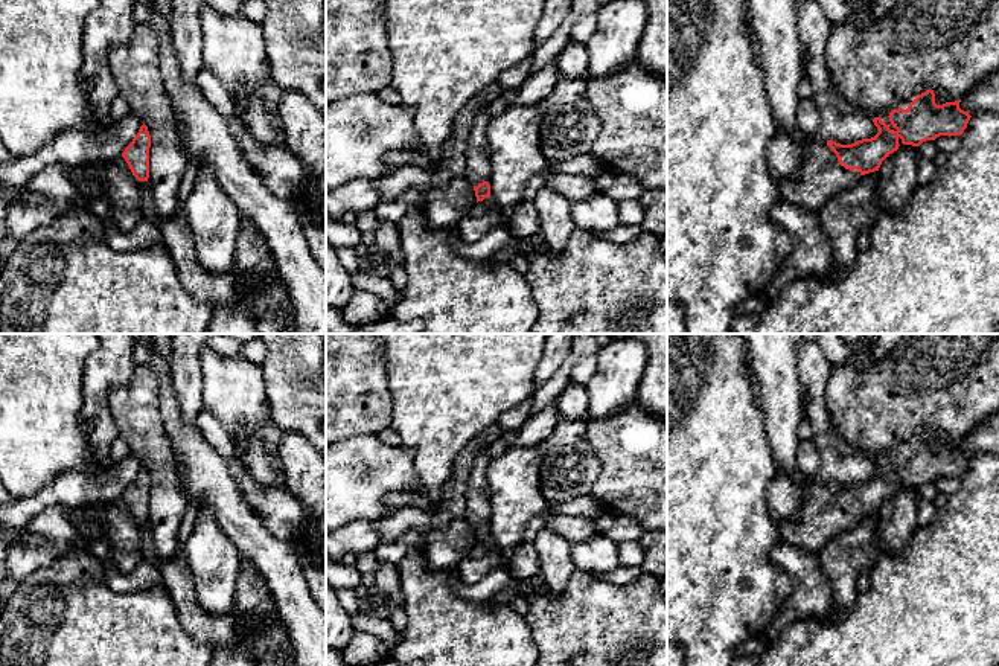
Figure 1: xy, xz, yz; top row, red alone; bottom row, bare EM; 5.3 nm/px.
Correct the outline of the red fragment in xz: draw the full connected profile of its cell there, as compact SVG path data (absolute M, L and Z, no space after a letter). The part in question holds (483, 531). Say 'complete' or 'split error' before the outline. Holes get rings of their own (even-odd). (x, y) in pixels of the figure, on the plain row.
split error; M481 451L472 466L466 486L466 514L464 517L474 526L477 544L490 538L490 489L486 477L490 457Z

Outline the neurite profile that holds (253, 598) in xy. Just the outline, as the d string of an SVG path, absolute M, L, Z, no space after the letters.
M250 565L239 567L231 614L244 619L280 619L265 578Z

